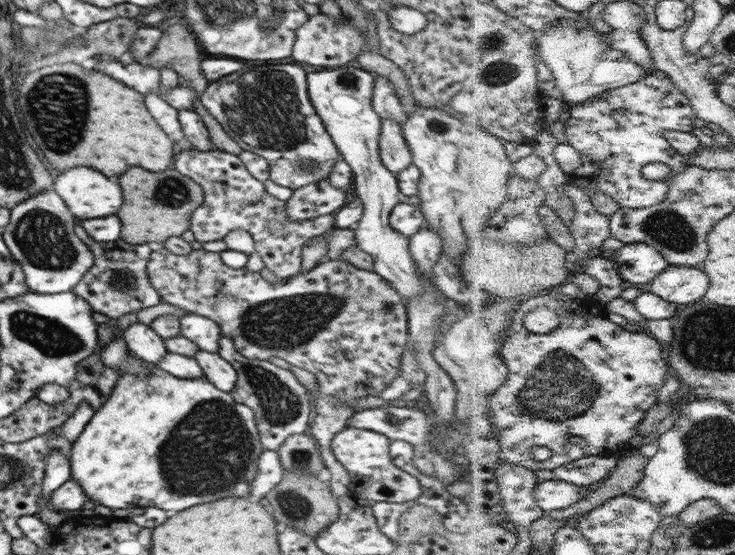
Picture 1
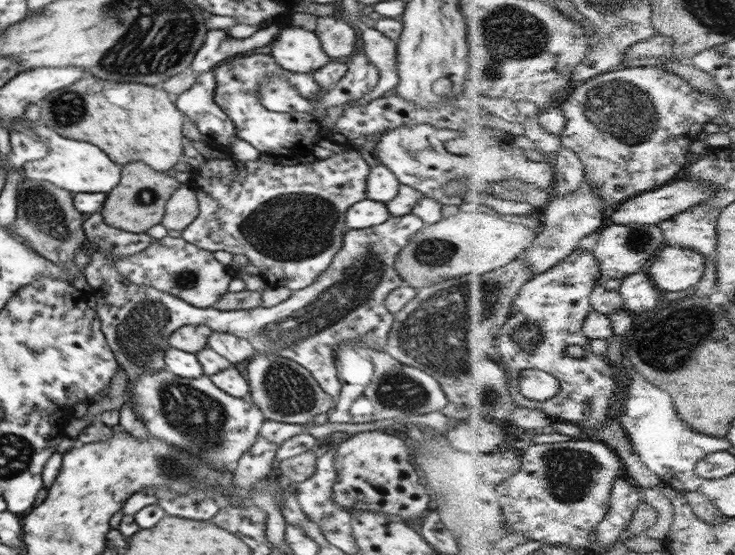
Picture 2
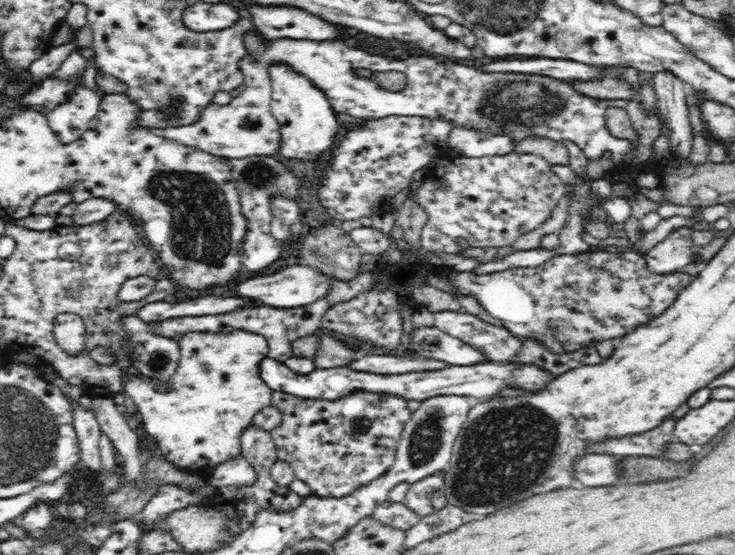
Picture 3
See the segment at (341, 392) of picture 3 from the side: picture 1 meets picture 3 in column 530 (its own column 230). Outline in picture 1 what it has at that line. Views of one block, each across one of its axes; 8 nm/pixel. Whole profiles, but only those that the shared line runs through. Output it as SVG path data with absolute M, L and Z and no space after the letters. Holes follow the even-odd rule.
M199 350L193 357L203 370L205 378L216 388L224 392L230 392L234 388L237 372L218 353Z

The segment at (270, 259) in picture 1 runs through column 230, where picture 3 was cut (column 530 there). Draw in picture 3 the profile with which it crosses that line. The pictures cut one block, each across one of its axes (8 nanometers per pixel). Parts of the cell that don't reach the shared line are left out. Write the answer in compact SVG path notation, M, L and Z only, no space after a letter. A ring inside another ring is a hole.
M510 152L502 156L444 159L441 165L429 169L426 178L413 196L415 203L427 214L421 230L421 247L430 252L460 254L468 247L490 248L491 246L498 249L511 246L519 236L522 236L522 233L526 234L545 222L565 191L562 179L550 169L550 163L535 154Z

